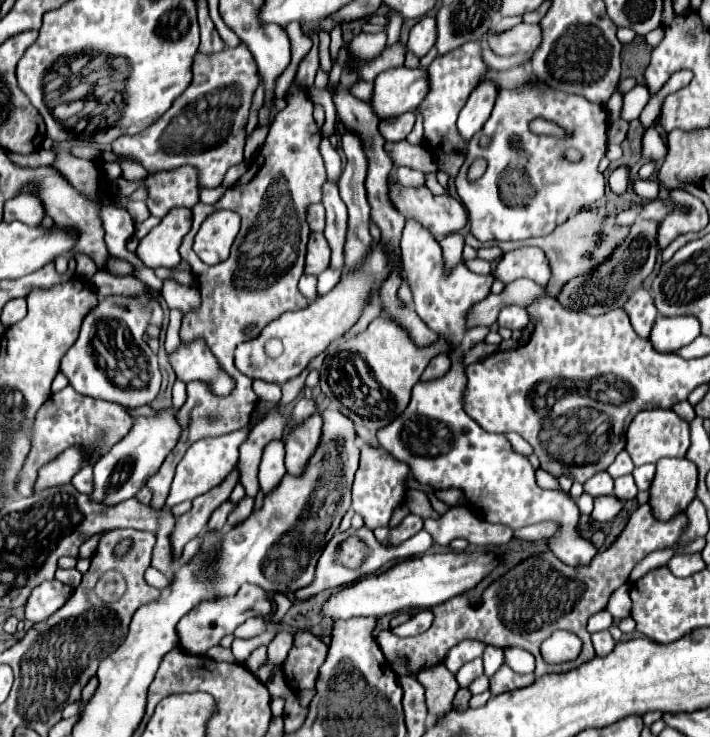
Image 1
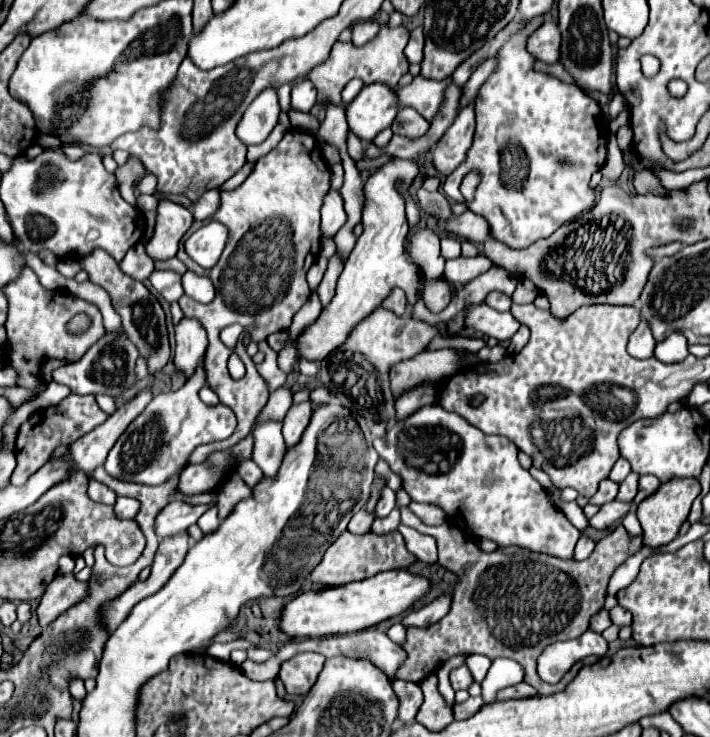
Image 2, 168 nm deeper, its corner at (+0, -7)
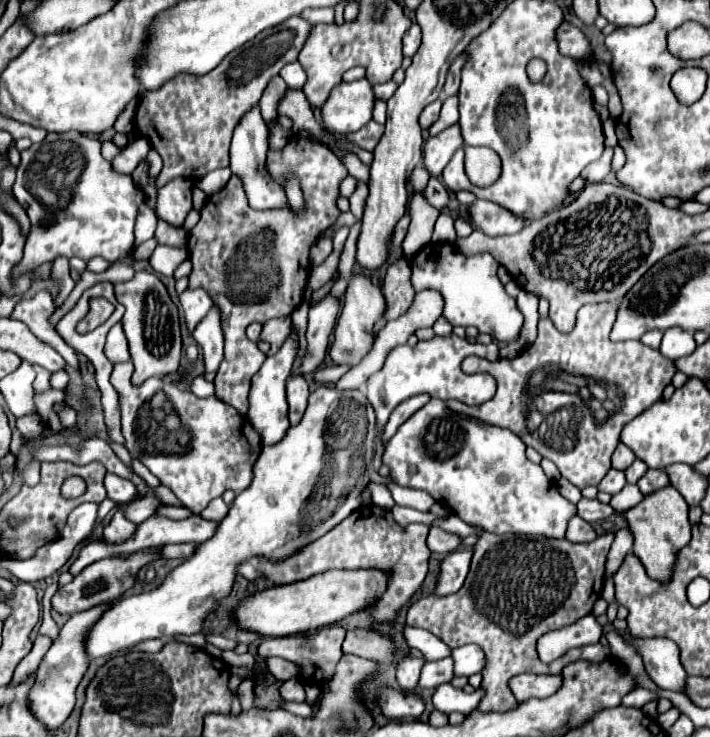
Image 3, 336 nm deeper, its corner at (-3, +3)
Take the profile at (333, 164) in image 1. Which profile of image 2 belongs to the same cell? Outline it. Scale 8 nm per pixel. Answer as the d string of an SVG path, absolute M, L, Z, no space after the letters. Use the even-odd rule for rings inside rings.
M330 190L326 194L320 213L322 237L334 237L348 218L344 210L344 200L338 190Z

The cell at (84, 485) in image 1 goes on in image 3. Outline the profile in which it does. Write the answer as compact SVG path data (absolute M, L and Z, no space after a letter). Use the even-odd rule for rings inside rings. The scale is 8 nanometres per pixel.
M105 474L105 490L107 490L107 496L117 504L123 504L127 500L131 502L137 494L135 486L117 474Z

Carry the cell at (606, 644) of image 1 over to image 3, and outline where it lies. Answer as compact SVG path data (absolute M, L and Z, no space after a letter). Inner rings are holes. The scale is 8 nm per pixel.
M589 614L587 618L581 618L571 626L563 626L559 630L543 634L537 642L537 652L541 654L541 660L545 664L551 664L571 648L597 644L601 636L603 636L603 626L595 620L593 614Z

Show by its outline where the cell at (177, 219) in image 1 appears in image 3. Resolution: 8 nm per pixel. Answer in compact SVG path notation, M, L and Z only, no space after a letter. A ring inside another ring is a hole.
M175 178L167 186L159 188L157 194L157 218L165 220L173 228L183 228L183 222L193 206L191 182L185 178Z

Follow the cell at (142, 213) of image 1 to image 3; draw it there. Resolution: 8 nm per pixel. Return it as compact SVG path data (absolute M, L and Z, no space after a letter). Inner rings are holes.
M139 138L135 142L131 142L123 152L119 152L113 160L113 168L117 172L123 172L123 174L133 174L135 168L145 160L147 152L149 152L149 142L147 138Z

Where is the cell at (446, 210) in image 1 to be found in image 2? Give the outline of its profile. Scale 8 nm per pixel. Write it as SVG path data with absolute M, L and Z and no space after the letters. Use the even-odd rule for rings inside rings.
M466 210L462 216L452 218L450 222L440 222L440 226L448 234L458 236L460 240L470 240L474 244L484 244L488 238L492 238L488 222L472 210Z

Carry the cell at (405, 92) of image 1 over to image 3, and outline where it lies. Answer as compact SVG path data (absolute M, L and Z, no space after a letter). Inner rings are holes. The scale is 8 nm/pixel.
M367 78L355 82L341 82L331 92L321 114L323 124L335 134L351 134L361 130L373 118L375 106L373 84Z

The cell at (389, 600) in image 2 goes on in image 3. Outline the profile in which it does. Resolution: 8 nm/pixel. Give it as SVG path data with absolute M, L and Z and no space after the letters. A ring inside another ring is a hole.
M327 570L323 574L311 576L305 582L273 586L261 592L255 592L241 602L235 616L241 628L259 632L263 636L291 636L305 634L309 630L321 630L333 626L339 620L373 608L383 592L387 590L389 572L385 570Z

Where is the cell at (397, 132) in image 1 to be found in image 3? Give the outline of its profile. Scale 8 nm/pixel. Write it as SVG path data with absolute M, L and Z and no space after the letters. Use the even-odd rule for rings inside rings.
M435 100L431 102L419 116L419 124L423 130L429 130L429 126L439 118L439 110L441 110L441 100Z

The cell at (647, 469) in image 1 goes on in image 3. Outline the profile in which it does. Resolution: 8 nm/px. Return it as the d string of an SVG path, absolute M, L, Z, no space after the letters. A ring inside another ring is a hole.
M651 468L637 482L637 486L639 486L639 490L643 494L651 494L651 492L655 492L659 488L665 488L667 484L669 484L667 472L665 470L651 470Z

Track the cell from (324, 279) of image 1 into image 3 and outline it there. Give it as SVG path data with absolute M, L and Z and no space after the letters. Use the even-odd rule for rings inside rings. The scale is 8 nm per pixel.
M291 326L291 334L287 336L287 340L283 342L283 346L279 348L279 352L275 356L269 356L261 370L253 376L251 382L251 394L249 394L249 412L247 412L247 420L253 424L253 428L259 432L261 436L261 444L263 446L273 446L277 442L281 442L281 438L287 434L289 430L289 420L287 420L287 400L285 400L285 382L287 376L293 368L293 362L297 358L297 350L299 350L299 336L297 336L297 328Z

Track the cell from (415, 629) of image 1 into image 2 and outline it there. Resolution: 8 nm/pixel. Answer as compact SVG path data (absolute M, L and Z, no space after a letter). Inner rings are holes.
M442 594L436 600L428 602L426 606L422 606L418 610L412 610L404 618L402 624L404 626L426 626L426 624L434 624L434 622L438 622L440 618L446 616L446 612L450 610L450 602L452 602L452 598L448 594Z

